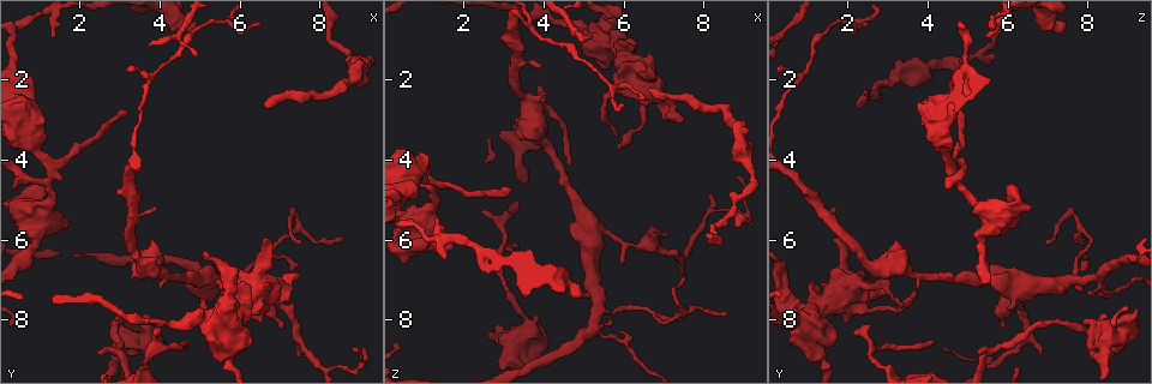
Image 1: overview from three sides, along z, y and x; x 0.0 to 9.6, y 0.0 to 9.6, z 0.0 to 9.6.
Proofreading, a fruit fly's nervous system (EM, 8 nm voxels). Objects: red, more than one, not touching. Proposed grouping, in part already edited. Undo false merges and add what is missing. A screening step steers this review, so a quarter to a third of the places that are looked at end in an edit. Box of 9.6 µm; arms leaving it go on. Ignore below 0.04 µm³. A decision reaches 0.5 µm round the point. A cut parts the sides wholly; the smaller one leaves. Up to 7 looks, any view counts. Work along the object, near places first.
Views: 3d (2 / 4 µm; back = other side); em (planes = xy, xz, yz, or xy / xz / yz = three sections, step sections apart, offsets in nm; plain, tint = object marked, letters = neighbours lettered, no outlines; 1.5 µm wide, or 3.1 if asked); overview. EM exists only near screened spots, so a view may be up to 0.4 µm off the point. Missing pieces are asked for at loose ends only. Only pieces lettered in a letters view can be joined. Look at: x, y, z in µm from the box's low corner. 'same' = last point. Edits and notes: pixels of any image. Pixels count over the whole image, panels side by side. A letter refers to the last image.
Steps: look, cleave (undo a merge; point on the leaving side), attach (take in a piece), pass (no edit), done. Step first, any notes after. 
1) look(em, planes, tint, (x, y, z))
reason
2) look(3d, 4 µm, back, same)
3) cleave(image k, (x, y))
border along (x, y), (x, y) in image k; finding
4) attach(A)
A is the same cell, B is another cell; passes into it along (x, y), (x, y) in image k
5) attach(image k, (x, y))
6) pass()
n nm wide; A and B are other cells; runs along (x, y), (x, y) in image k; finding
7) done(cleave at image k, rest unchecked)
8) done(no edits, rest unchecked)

look(3d, 2 µm, (6.55, 0.60, 2.50))
tapers out

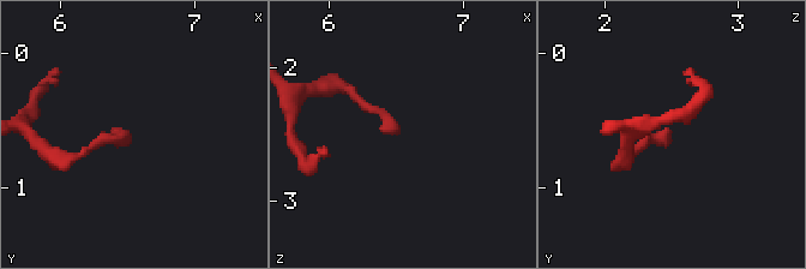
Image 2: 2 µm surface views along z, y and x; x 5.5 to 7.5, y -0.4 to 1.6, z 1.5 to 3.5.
look(em, planes, letters, (6.52, 0.58, 2.48))

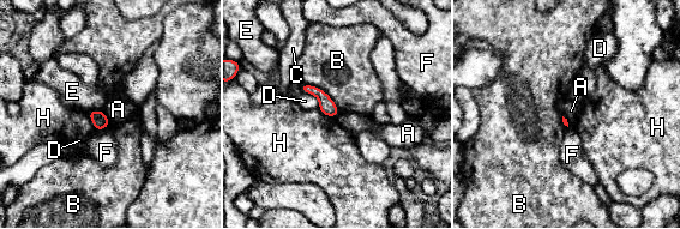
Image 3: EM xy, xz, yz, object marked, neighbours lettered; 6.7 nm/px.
pass()
A, B, C, D, E, F and H are other cells; none of them fits

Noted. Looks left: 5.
look(3d, 2 µm, (1.40, 0.90, 5.55))
thin end

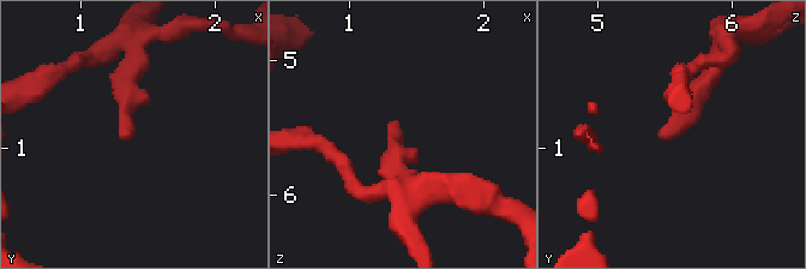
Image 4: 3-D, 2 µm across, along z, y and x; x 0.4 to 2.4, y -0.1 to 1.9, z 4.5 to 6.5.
look(em, xy, step 8, letters, (1.36, 0.92, 5.48))

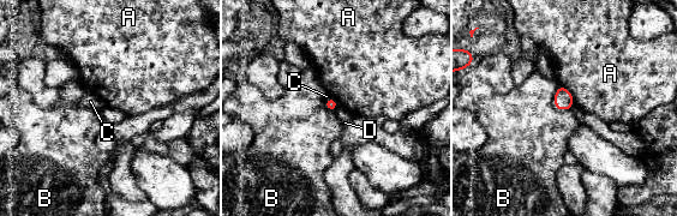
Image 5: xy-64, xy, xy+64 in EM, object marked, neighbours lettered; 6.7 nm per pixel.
pass()
A, B, C and D are other cells; border along (339, 106), (334, 112) in image 5; no lettered piece goes on from it

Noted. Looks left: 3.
look(3d, 2 µm, (6.00, 7.20, 1.10))
an open end

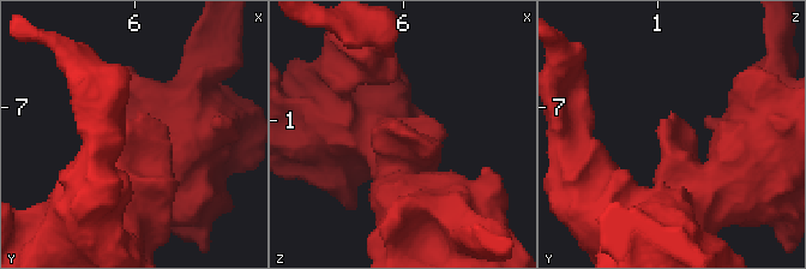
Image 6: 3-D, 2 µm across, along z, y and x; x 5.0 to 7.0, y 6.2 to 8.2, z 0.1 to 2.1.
look(em, yz, step 8, tint, (5.94, 7.12, 1.02))
shape alone is not enough

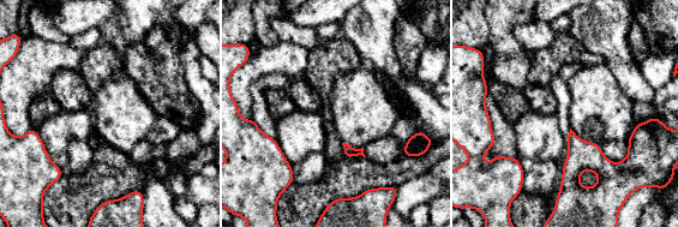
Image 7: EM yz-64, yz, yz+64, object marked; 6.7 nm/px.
look(em, planes, letters, same)
another direction

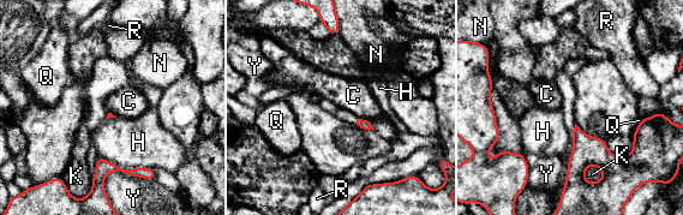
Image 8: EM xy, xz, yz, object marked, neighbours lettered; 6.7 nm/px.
pass()
C, H, K, N, Q, R and Y are other cells; border along (355, 115), (369, 121) in image 8; none of them fits

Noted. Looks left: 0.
done(no edits, rest unchecked)

